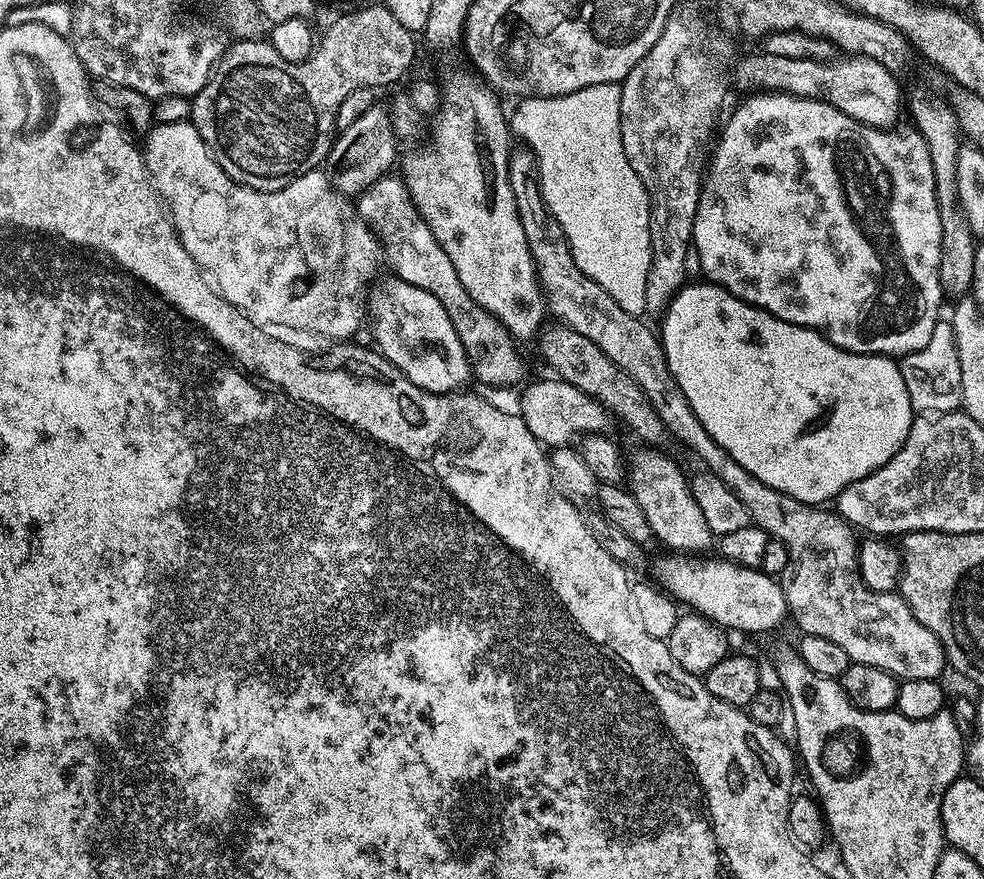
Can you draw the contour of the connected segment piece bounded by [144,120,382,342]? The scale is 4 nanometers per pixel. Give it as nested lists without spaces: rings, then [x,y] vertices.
[[[188,120],[156,124],[147,133],[144,144],[146,164],[154,173],[153,182],[168,195],[168,200],[171,203],[170,210],[175,215],[176,221],[180,225],[180,231],[184,235],[184,244],[188,244],[192,256],[196,256],[196,260],[200,260],[200,264],[204,264],[207,268],[212,268],[212,272],[216,272],[216,277],[220,279],[220,285],[224,288],[224,292],[228,292],[230,300],[236,300],[236,304],[240,304],[240,308],[244,308],[251,316],[256,316],[256,320],[284,320],[284,324],[300,324],[300,328],[309,328],[309,330],[315,330],[315,332],[321,332],[328,336],[341,336],[345,342],[352,340],[352,335],[362,328],[365,319],[361,318],[360,312],[348,312],[348,308],[352,308],[352,304],[360,304],[360,300],[366,304],[369,303],[370,289],[373,287],[372,279],[380,272],[382,241],[374,231],[372,224],[354,210],[353,201],[337,188],[332,176],[328,177],[324,170],[302,172],[299,176],[291,177],[283,186],[276,186],[273,192],[263,192],[262,189],[256,188],[260,186],[237,184],[235,180],[226,175],[222,166],[212,157],[212,151],[200,137],[196,127]]]

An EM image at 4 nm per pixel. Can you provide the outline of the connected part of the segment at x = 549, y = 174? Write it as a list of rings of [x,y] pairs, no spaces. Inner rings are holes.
[[[619,83],[592,85],[580,90],[574,90],[573,93],[568,93],[565,96],[526,97],[516,104],[518,105],[516,113],[511,113],[510,128],[515,135],[517,132],[528,143],[525,144],[527,151],[536,155],[536,171],[540,173],[540,193],[544,199],[544,205],[552,213],[552,219],[562,226],[574,262],[578,262],[582,274],[594,278],[594,282],[598,282],[598,286],[602,286],[602,290],[606,290],[606,294],[610,294],[610,298],[614,298],[614,302],[618,302],[618,306],[622,306],[622,310],[626,310],[626,314],[640,316],[643,313],[642,310],[645,311],[649,307],[646,302],[646,276],[649,273],[651,260],[649,229],[651,202],[642,178],[638,178],[638,174],[634,172],[633,167],[627,162],[626,154],[623,153],[622,134],[619,132],[619,102],[622,97],[620,87]]]

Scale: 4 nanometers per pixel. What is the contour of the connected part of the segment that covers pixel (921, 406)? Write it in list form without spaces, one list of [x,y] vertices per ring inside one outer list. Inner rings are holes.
[[[947,319],[937,320],[930,342],[922,350],[907,352],[899,357],[902,382],[906,382],[906,394],[910,394],[913,413],[955,412],[961,407],[962,366],[958,362],[958,346],[954,330]]]

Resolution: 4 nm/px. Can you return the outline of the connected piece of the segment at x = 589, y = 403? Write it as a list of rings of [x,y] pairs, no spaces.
[[[559,378],[551,379],[534,381],[520,396],[518,414],[526,422],[530,434],[534,434],[536,440],[545,446],[568,446],[577,438],[595,436],[609,431],[608,408],[590,394],[578,390],[578,386],[568,384]]]

